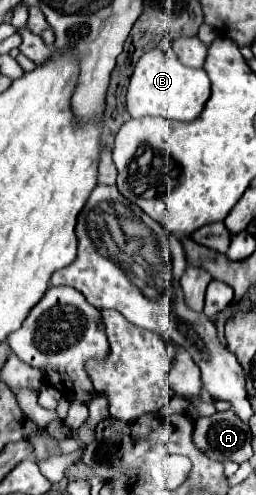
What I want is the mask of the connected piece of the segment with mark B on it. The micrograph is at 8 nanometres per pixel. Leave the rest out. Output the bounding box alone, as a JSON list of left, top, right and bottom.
[127,45,211,121]

